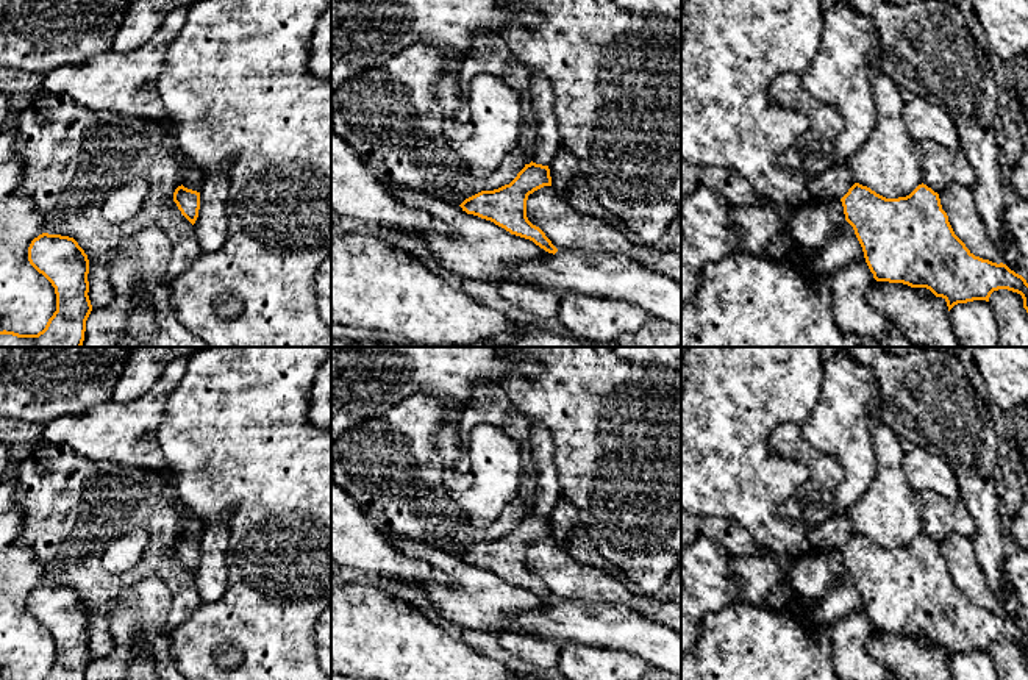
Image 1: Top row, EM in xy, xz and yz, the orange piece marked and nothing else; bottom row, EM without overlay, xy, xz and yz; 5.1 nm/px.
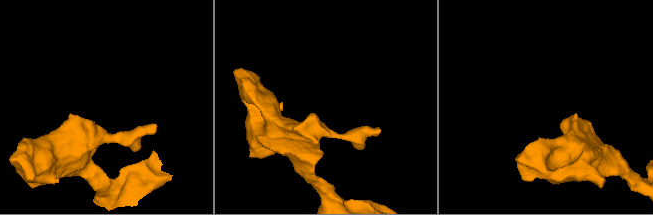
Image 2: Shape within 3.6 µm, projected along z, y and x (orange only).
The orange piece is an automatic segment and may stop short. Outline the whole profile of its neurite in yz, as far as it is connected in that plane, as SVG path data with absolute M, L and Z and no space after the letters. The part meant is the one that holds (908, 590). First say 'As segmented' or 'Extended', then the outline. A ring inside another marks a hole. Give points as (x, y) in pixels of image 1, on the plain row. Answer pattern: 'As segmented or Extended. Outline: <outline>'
As segmented. Outline: M855 533L841 549L845 571L853 577L866 613L876 632L926 638L947 652L948 661L958 653L986 650L994 641L1008 639L1023 649L1028 663L1028 633L1006 614L975 607L955 585L939 544L919 535L909 546L886 549Z

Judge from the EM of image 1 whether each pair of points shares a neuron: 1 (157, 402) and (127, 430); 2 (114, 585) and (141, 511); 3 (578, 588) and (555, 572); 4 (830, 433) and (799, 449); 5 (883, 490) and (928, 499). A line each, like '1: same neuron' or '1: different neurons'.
1: same neuron
2: same neuron
3: same neuron
4: different neurons
5: different neurons

